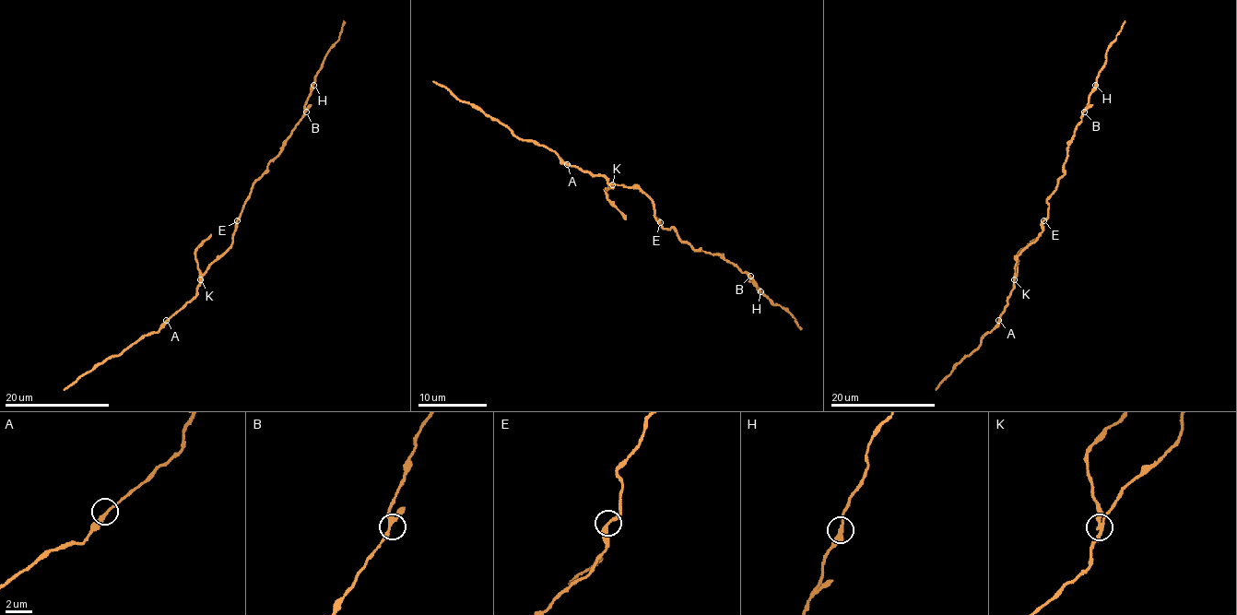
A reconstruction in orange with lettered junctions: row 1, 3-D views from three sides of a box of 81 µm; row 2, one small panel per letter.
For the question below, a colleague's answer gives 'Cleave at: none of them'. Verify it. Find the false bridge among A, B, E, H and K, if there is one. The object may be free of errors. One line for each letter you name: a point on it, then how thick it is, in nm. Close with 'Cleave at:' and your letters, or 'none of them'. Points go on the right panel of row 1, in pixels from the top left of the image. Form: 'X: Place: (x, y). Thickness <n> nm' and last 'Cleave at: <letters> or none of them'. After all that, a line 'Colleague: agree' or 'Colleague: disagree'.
K: Place: (1014, 279). Thickness 240 nm
Cleave at: K
Colleague: disagree

